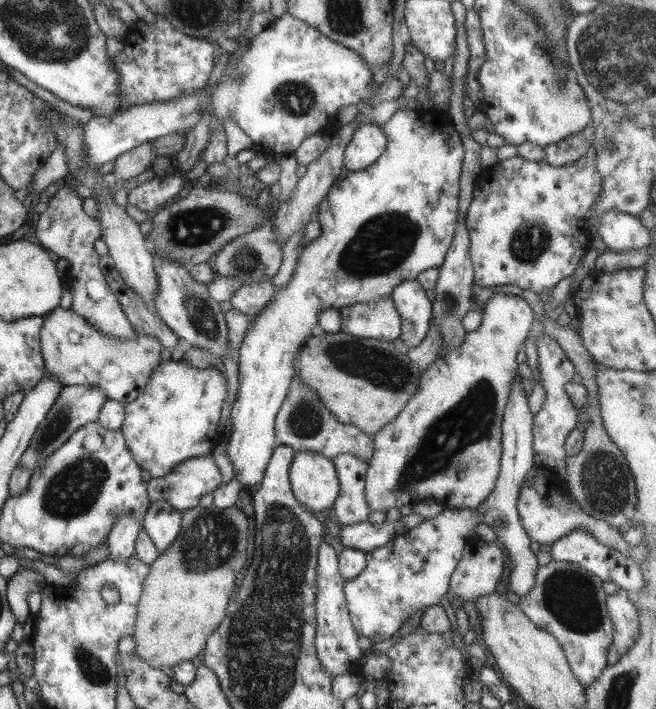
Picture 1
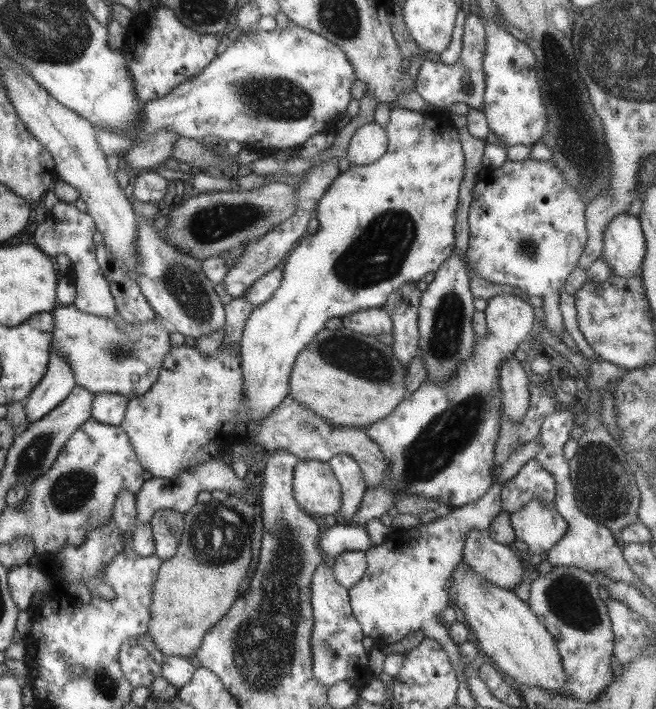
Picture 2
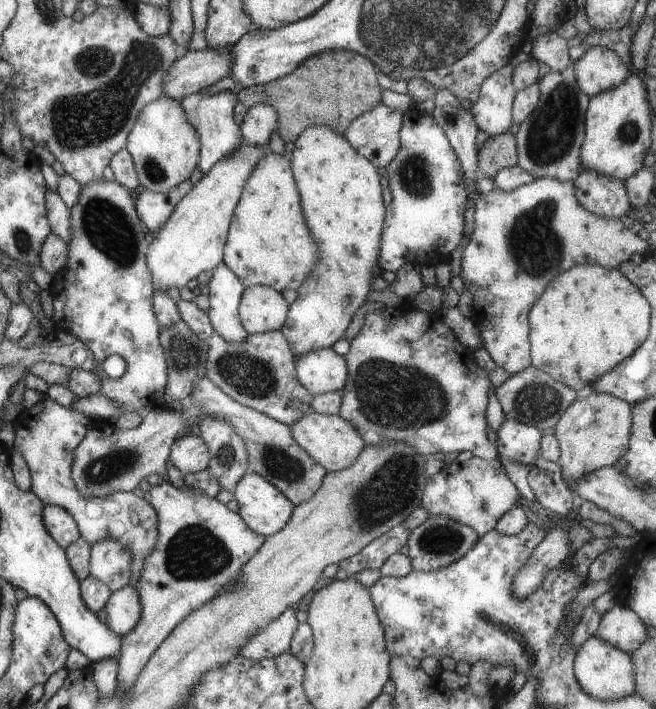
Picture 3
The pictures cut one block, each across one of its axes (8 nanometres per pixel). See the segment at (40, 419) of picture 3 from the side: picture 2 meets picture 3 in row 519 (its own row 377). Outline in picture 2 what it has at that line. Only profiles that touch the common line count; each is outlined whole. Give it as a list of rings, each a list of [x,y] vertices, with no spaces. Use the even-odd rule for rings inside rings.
[[[73,304],[51,312],[54,316],[52,351],[64,352],[81,390],[112,392],[128,400],[144,396],[159,377],[162,363],[172,348],[171,327],[159,315],[152,322],[128,324],[121,318],[104,318],[86,314]]]

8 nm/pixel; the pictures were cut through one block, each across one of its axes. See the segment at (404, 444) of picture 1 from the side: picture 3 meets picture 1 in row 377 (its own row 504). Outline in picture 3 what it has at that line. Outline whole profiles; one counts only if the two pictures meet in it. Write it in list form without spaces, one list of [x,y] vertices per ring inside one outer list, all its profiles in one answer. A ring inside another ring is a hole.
[[[474,456],[463,462],[455,460],[428,477],[421,507],[428,512],[428,516],[447,516],[482,536],[496,528],[504,513],[519,503],[520,496],[499,459],[486,460]]]

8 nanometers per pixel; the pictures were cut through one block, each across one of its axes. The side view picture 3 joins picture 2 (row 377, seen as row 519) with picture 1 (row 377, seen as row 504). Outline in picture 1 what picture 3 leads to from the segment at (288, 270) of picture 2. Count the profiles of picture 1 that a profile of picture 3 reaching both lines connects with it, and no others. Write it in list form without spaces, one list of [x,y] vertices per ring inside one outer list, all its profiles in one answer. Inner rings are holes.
[[[399,108],[387,120],[386,124],[382,126],[383,132],[387,137],[387,147],[378,157],[374,164],[367,166],[365,169],[350,171],[345,178],[336,179],[327,198],[322,200],[317,206],[316,221],[321,225],[322,232],[318,238],[311,240],[302,247],[302,252],[295,264],[296,270],[284,288],[281,288],[277,295],[271,299],[265,309],[262,309],[251,324],[251,329],[246,331],[239,356],[239,387],[236,393],[236,399],[231,406],[231,431],[228,433],[228,447],[227,452],[230,460],[232,460],[234,468],[234,478],[238,478],[242,482],[242,488],[250,488],[258,486],[266,472],[266,465],[269,463],[274,447],[276,447],[275,439],[275,418],[283,405],[284,399],[287,397],[292,379],[295,375],[295,362],[299,356],[299,350],[307,342],[310,336],[317,333],[318,319],[323,310],[335,308],[340,310],[344,306],[358,302],[375,302],[391,296],[394,287],[402,282],[416,282],[416,277],[420,273],[429,269],[440,269],[442,263],[445,261],[446,253],[454,240],[456,234],[456,227],[458,221],[459,209],[459,180],[461,177],[463,158],[465,155],[465,148],[463,147],[462,138],[453,126],[452,119],[447,112],[441,111],[426,111],[425,109],[407,109]]]

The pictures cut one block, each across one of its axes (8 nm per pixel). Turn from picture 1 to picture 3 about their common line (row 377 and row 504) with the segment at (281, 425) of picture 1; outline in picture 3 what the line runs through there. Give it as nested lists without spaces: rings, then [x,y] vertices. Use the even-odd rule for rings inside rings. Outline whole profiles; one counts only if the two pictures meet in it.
[[[208,377],[200,378],[194,382],[194,390],[190,394],[189,401],[185,404],[184,410],[172,410],[161,404],[154,409],[147,411],[142,415],[142,424],[133,429],[120,430],[115,424],[107,420],[96,419],[90,425],[86,436],[82,442],[78,444],[74,450],[74,460],[71,466],[72,480],[78,488],[78,492],[82,496],[95,496],[96,498],[104,498],[113,492],[133,491],[137,486],[145,486],[147,476],[150,474],[166,475],[168,470],[168,460],[173,442],[180,436],[180,432],[184,432],[186,428],[191,428],[193,424],[199,424],[202,416],[214,416],[214,418],[222,418],[226,420],[242,438],[248,450],[248,470],[247,473],[256,473],[262,476],[264,480],[268,480],[273,484],[294,506],[310,500],[318,488],[322,486],[327,470],[314,462],[312,456],[308,456],[308,452],[298,446],[294,436],[292,436],[291,428],[284,423],[278,422],[269,416],[263,415],[257,410],[248,408],[234,398],[222,392]]]

